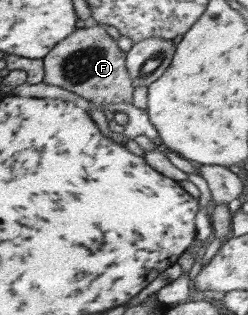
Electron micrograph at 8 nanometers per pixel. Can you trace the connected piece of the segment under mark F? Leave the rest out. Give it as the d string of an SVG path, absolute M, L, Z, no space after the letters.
M90 23L58 43L44 57L44 79L48 85L62 87L91 101L93 105L133 103L135 87L126 67L127 54L118 47L104 26Z

